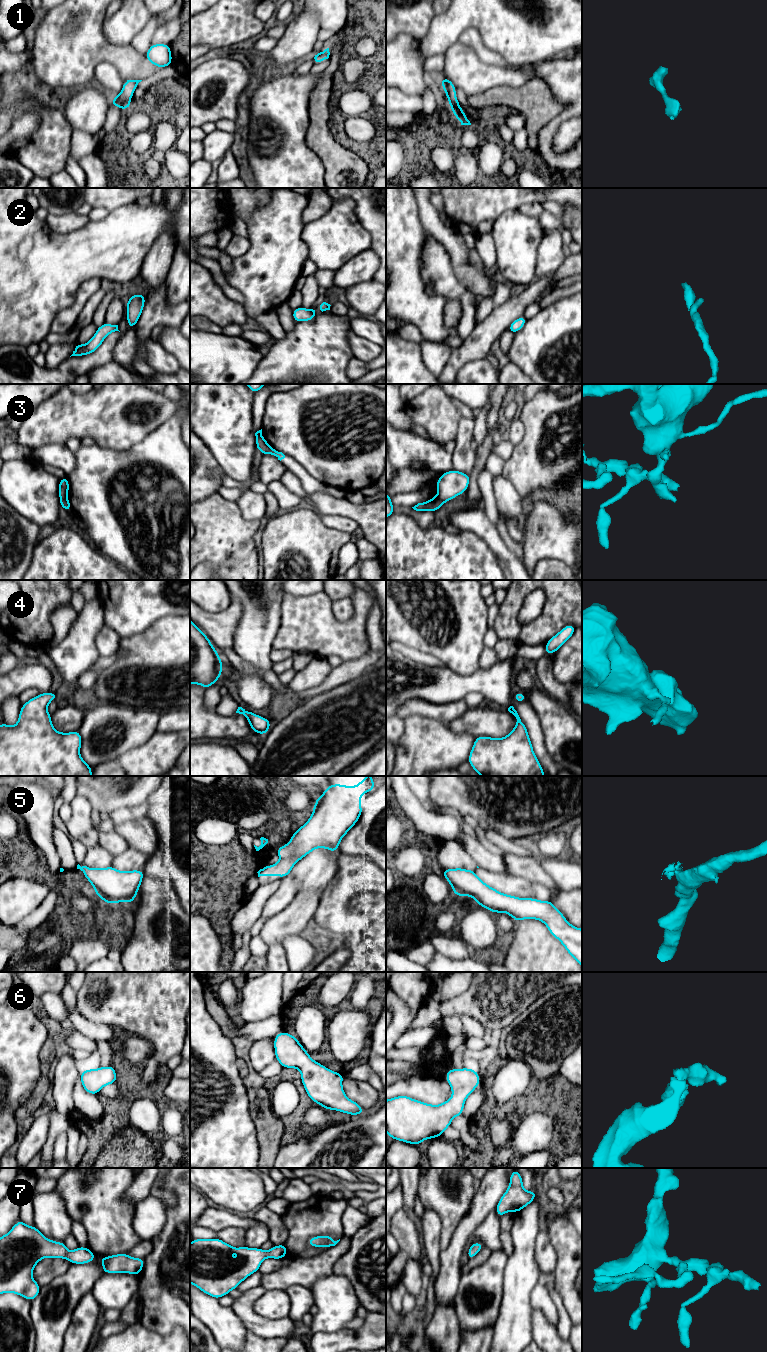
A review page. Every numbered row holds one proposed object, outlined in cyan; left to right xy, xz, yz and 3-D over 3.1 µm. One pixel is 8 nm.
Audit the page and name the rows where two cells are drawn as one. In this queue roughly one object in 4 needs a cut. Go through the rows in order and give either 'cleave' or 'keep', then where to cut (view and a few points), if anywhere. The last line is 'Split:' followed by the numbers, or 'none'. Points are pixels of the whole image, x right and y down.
1: keep | no cut
2: cleave | xz (309, 309), (314, 313)
3: cleave | xy (60, 497), (66, 498)
4: keep | no cut
5: cleave | xz (280, 857), (301, 858)
6: keep | no cut
7: keep | no cut
Split: 2, 3, 5

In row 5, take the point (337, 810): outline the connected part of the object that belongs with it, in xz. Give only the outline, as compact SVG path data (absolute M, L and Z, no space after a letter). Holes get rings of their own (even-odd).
M366 776L355 787L342 784L328 786L320 797L316 797L308 821L298 827L288 844L276 850L279 857L302 859L317 848L336 852L342 838L363 812L361 796L374 789L371 776Z

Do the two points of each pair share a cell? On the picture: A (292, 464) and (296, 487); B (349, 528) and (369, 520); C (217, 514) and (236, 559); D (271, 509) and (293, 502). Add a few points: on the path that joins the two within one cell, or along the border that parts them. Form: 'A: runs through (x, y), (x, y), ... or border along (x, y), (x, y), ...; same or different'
A: border along (286, 468), (299, 480), (307, 494); different
B: border along (335, 515), (349, 517), (359, 526); different
C: runs through (219, 525), (222, 537), (230, 548); same
D: border along (268, 489), (275, 497), (279, 507); different

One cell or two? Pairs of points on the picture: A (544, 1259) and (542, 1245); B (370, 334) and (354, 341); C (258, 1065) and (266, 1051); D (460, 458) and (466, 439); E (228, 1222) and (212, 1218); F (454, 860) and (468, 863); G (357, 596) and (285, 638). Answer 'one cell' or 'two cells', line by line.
A: one cell
B: two cells
C: one cell
D: one cell
E: one cell
F: one cell
G: one cell

